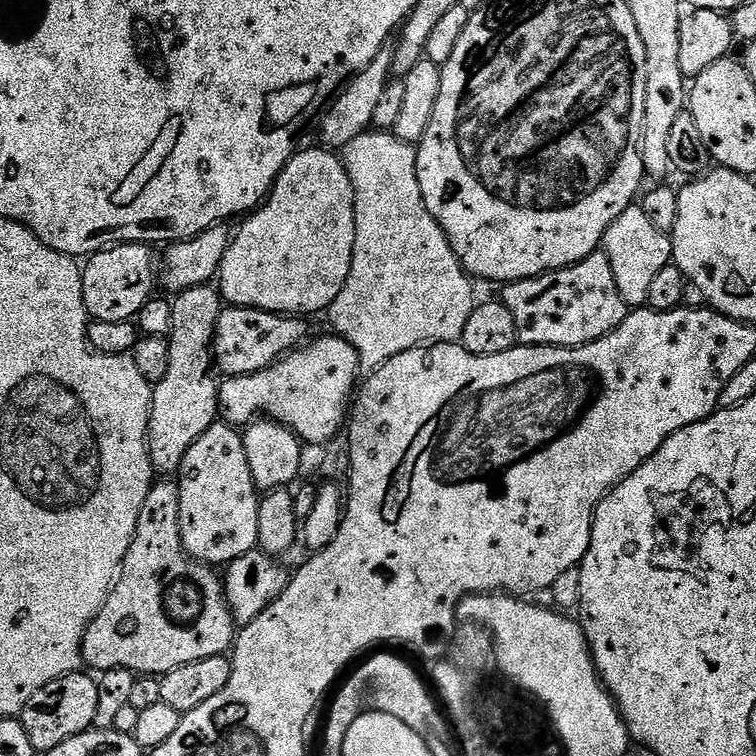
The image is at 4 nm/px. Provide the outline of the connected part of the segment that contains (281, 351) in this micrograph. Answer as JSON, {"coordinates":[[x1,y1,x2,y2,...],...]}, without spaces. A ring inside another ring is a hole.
{"coordinates":[[221,307,212,339,215,367,221,373,224,371,225,377,245,376,268,368,309,339,308,328,300,320,303,319,296,314,267,312,257,308]]}

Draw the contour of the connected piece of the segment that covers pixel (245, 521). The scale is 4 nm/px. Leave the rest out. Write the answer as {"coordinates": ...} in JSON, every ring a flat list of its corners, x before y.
{"coordinates":[[227,422,212,424,186,450,180,472,180,533,184,549,209,566,227,566,253,551,258,545,261,493,250,474,250,462,246,462,243,435]]}

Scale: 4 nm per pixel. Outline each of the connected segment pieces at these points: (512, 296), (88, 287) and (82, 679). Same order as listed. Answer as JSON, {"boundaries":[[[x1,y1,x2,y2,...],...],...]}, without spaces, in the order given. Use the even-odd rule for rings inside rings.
{"boundaries":[[[597,250,591,252,582,262,578,262,577,264,571,264,569,268,559,268,557,272,548,272,545,276,535,276,534,278,530,278,529,280,517,280,515,284,507,285,503,289,504,296,503,299,506,301,509,308,512,309,513,313,520,319,516,321,516,330,518,333,518,340,521,345,527,346,530,344,547,344,553,348,577,348,578,346,582,346,583,344,589,344,590,342,594,342,595,340,600,340,604,336,608,336,612,333,613,330,618,327,623,320,628,317,630,308,626,303,624,295,618,290,618,286,616,285,616,279,614,278,614,270,612,269,613,257,609,255,607,251]],[[113,244,87,257,82,268,82,294,92,320,122,322,139,317,142,306,153,299,152,287,158,284,158,260,151,251,147,244]],[[83,671,66,674,46,686,42,686,42,690,38,690,34,694,34,698,30,698,30,702,26,702,26,706,18,718,26,726,26,734,30,734,30,742,36,747,37,753,47,754,50,750,54,750,54,746,62,746,62,742,89,731,95,725,98,714,98,686,93,677,84,675]]]}

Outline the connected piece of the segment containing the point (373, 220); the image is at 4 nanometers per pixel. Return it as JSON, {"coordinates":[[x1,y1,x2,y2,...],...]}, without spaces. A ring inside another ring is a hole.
{"coordinates":[[369,130,364,132,354,142,350,142,342,149,342,159,346,170,350,174,350,182,354,190,354,210,356,211,356,237,354,238,354,258,352,269,346,278,346,286,334,298,334,302,328,308,326,319,332,323,331,331,350,343,358,350,360,355,360,371,371,374,384,365,390,358,402,354,406,350,423,348,430,344,455,344,461,339,466,330,466,322,470,322,470,314,474,314,478,303,476,292,472,289,473,277,464,271,452,244,448,240,448,234,444,227,436,221,426,208,426,202,422,198,422,190,419,186,419,172,416,169,416,148,413,145,402,142,395,134,388,130]]}

